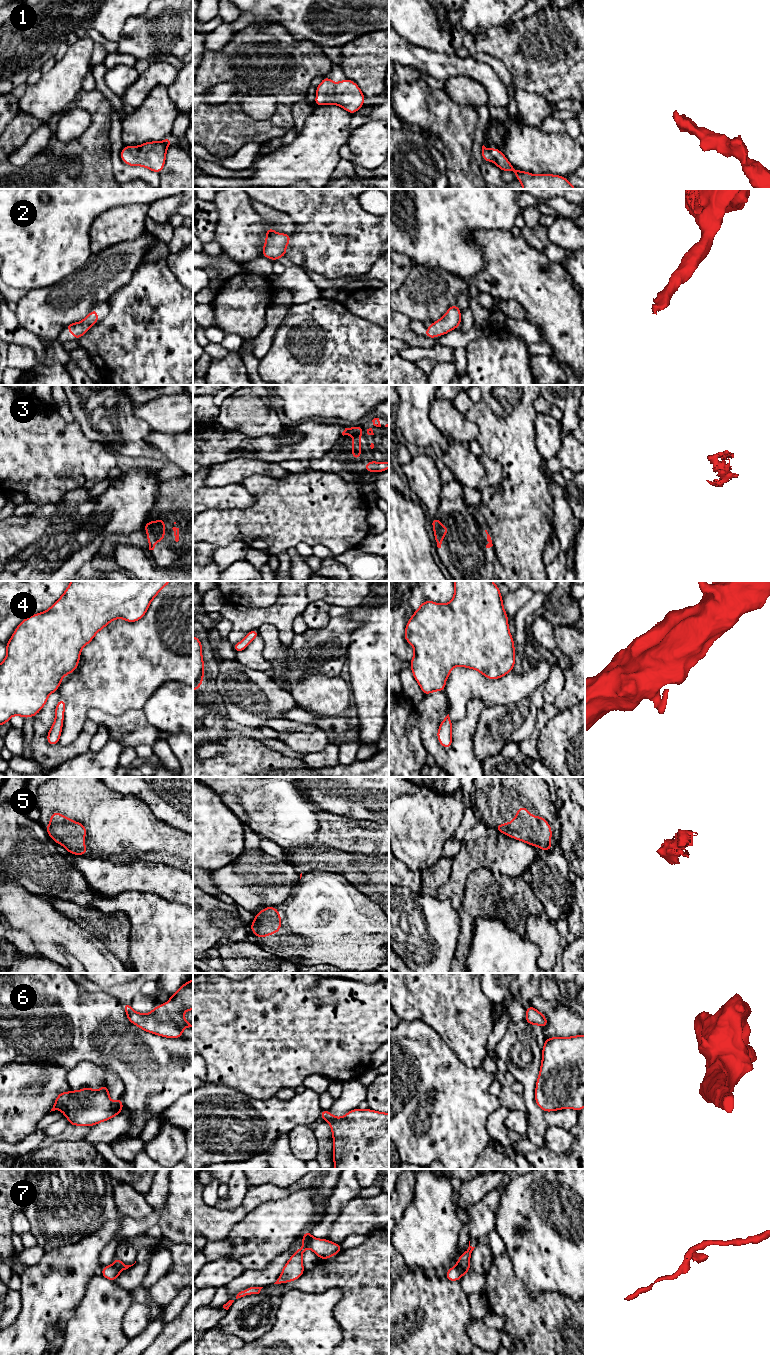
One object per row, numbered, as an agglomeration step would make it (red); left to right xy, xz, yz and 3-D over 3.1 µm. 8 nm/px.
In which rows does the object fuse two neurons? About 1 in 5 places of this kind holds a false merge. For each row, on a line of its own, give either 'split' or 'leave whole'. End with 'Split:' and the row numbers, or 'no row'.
1: leave whole
2: leave whole
3: leave whole
4: leave whole
5: leave whole
6: leave whole
7: split
Split: 7

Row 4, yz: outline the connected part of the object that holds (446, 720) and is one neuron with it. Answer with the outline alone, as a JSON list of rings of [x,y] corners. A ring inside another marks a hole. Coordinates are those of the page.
[[[449,714],[441,722],[437,738],[439,743],[445,748],[449,749],[452,747],[452,720],[449,717]]]

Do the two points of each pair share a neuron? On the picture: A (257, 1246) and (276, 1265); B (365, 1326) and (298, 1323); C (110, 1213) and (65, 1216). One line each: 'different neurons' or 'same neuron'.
A: different neurons
B: different neurons
C: same neuron

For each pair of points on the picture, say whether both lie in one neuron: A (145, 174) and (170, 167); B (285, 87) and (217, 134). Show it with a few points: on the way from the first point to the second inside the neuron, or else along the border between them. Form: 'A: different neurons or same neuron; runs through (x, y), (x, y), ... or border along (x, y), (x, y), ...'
A: different neurons; border along (158, 173), (160, 178)
B: same neuron; runs through (284, 110), (266, 130), (240, 130)

